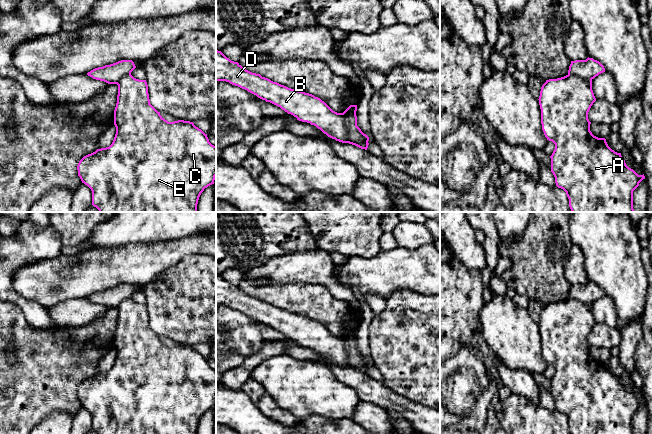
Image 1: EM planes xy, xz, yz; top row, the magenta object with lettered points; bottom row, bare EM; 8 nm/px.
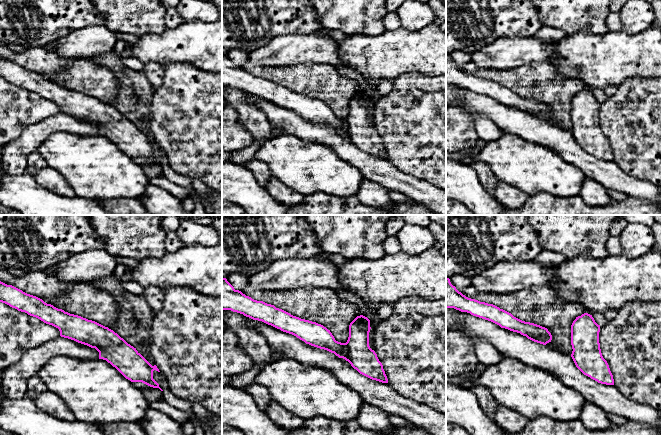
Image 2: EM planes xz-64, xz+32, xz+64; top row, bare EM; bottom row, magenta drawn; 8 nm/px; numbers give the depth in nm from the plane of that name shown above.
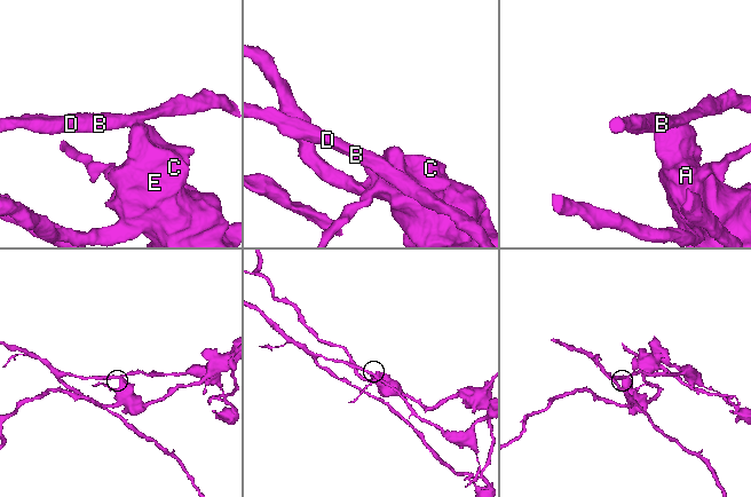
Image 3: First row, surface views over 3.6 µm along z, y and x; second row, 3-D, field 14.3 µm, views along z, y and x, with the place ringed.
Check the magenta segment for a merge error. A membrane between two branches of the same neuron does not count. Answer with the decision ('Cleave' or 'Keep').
Cleave

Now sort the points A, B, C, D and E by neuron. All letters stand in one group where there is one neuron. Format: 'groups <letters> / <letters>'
groups A C E / B D

